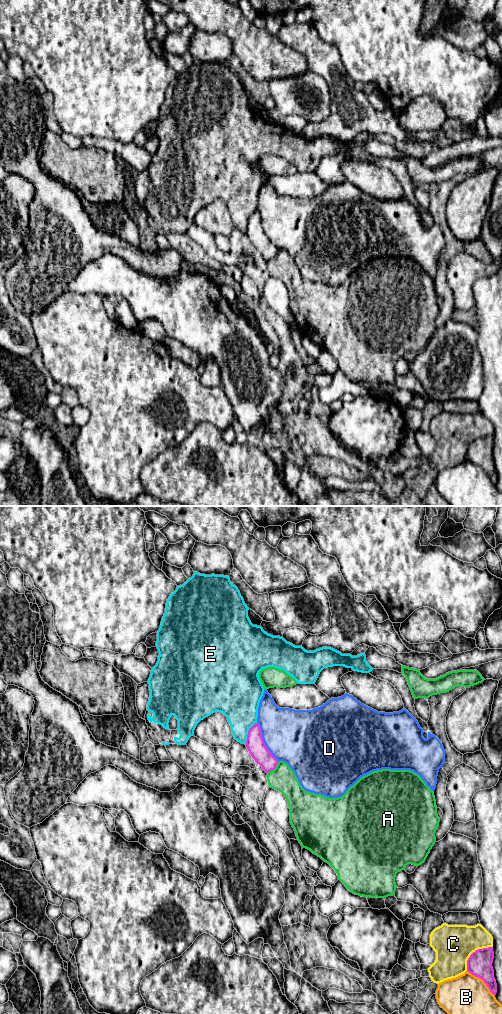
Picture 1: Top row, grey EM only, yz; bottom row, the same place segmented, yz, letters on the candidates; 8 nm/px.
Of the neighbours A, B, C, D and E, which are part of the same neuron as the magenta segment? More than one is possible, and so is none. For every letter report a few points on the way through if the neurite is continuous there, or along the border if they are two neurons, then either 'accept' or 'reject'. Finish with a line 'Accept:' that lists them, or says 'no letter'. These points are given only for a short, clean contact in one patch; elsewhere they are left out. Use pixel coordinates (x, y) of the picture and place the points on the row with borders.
A: reject
B: reject
C: reject
D: reject
E: along yz (257, 722), (249, 729), (245, 744) | reject
Accept: no letter

